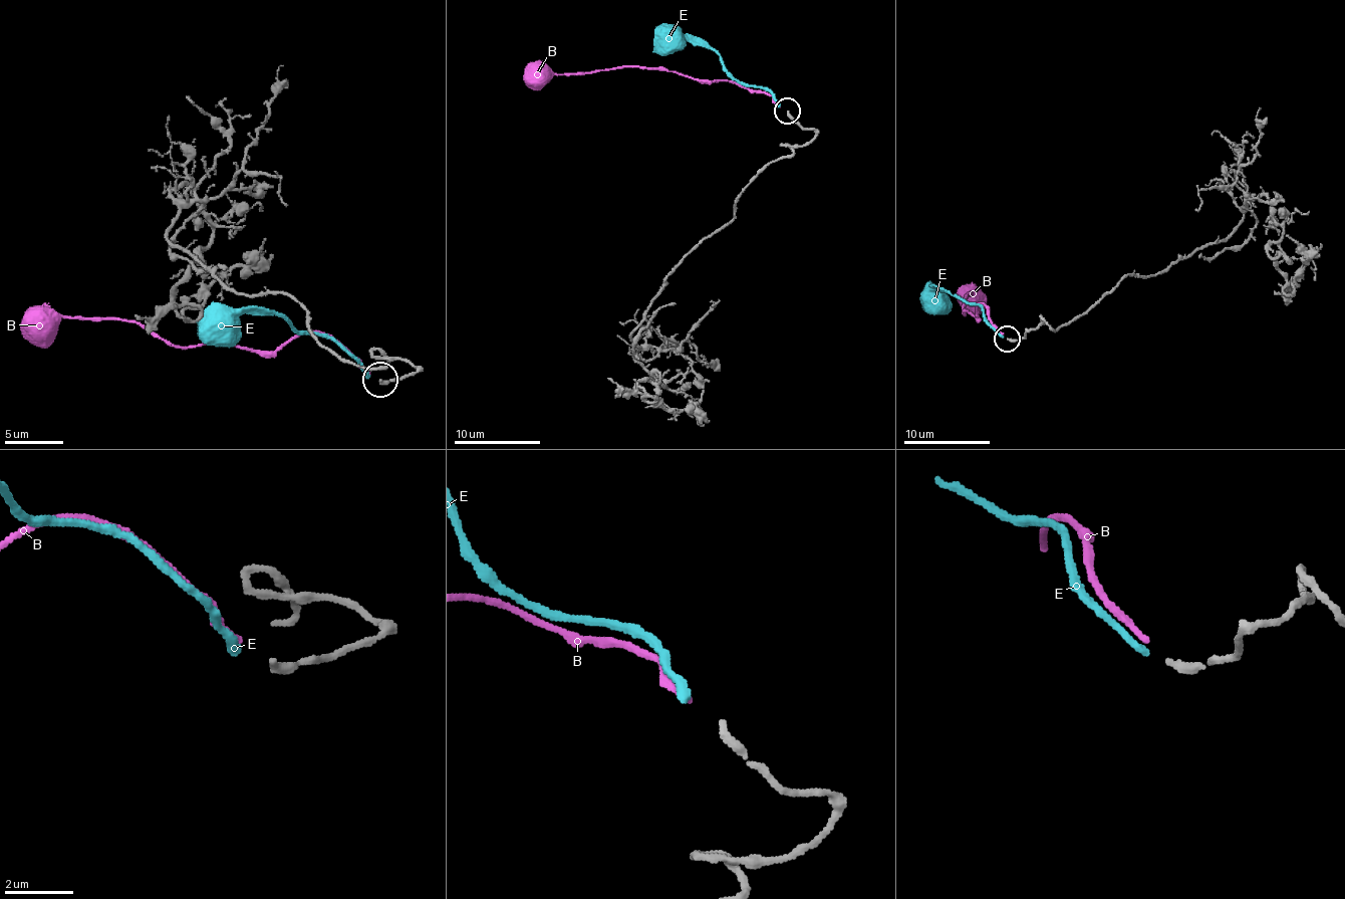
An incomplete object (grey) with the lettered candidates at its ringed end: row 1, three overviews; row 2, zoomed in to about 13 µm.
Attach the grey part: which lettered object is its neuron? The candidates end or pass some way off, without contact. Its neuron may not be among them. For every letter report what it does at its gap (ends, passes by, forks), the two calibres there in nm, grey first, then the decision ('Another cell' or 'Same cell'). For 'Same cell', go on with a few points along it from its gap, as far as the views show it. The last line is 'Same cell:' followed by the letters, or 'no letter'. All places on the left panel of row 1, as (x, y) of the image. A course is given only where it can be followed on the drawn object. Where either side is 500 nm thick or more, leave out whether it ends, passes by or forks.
B: It ends there. Thickness 240 nm (grey) against 180 nm. Same cell. Its course: (370, 374), (320, 333), (297, 333), (273, 351), (221, 342), (174, 348), (118, 318), (45, 315), (39, 321)
E: It ends there. Thickness 240 nm (grey) against 240 nm. Another cell
Same cell: B

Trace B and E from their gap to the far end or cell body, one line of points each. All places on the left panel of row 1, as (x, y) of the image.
B: (370, 374), (320, 333), (297, 333), (273, 351), (221, 342), (174, 348), (118, 318), (45, 315), (39, 321)
E: (370, 377), (332, 339), (300, 333), (279, 315), (235, 312), (215, 324)

